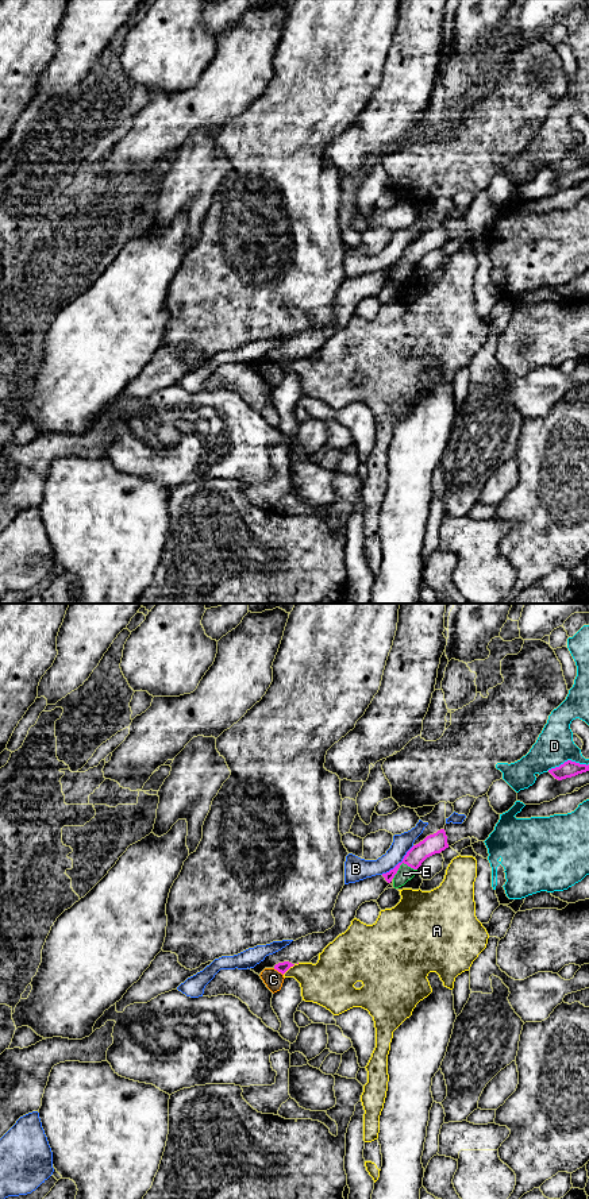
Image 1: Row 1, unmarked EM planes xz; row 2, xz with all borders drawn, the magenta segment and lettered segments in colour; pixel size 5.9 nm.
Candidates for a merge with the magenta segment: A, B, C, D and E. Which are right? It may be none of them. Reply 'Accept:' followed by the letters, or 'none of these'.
Accept: none of these

